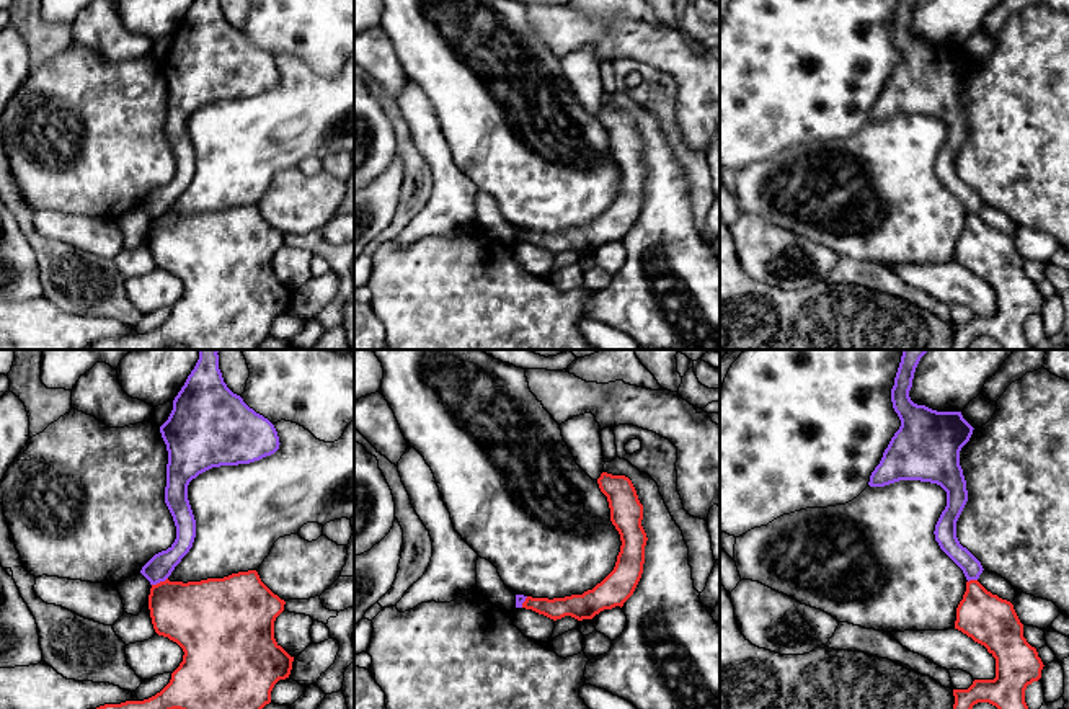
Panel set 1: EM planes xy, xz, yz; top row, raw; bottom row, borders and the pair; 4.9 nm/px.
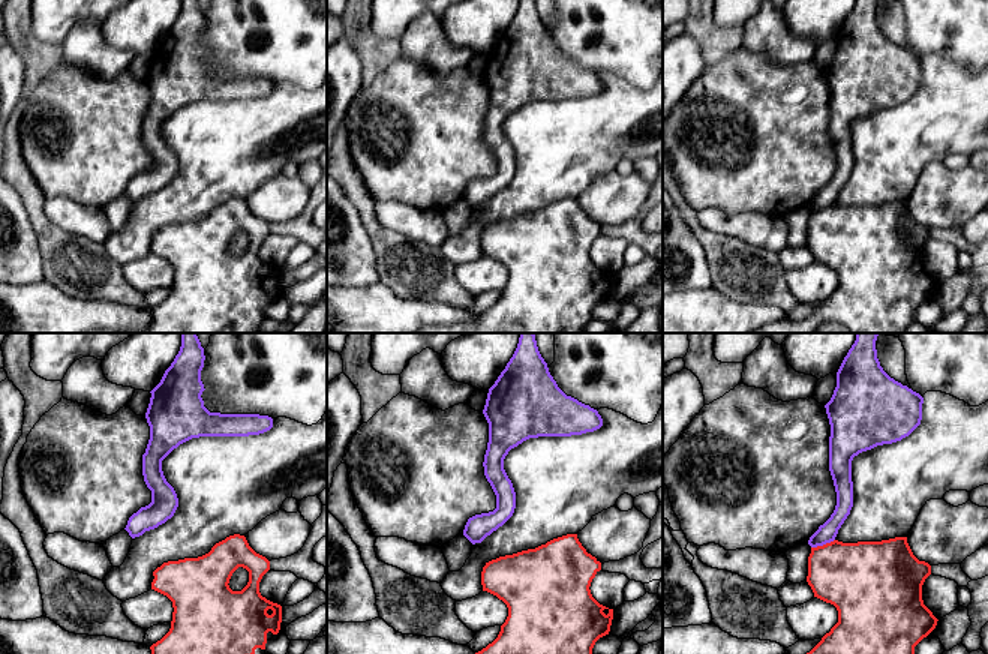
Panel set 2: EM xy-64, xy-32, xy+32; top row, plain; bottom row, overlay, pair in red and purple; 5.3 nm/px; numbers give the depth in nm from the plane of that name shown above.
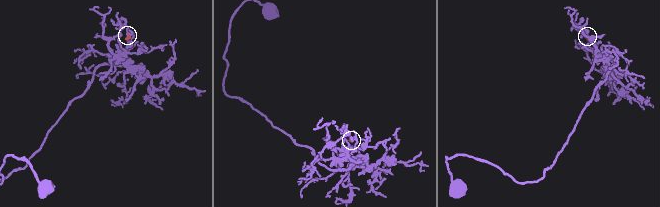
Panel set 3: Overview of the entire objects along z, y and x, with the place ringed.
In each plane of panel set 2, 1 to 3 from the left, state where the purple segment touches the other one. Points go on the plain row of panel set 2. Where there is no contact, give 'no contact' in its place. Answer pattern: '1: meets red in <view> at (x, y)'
1: no contact
2: no contact
3: meets red in xy+32 at (823, 209)

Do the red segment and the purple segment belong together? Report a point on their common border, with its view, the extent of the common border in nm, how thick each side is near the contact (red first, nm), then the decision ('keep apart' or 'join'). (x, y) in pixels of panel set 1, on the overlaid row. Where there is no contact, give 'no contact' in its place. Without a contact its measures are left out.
xy (160, 582) | 90 nm | 340/120 nm | keep apart

